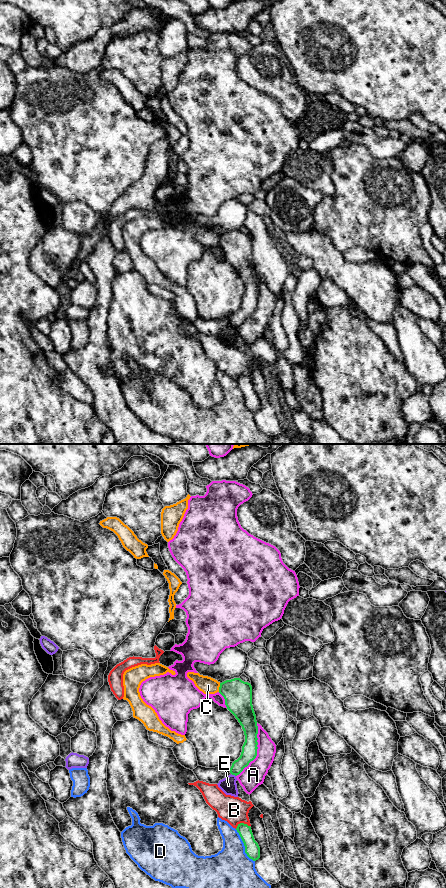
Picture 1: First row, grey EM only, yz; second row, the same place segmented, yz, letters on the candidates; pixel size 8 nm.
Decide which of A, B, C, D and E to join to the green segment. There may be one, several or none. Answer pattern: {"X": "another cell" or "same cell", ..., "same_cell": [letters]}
{"A": "another cell", "B": "another cell", "C": "another cell", "D": "another cell", "E": "another cell", "same_cell": []}

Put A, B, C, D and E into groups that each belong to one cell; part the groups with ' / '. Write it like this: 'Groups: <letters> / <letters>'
Groups: A / B / C / D / E

